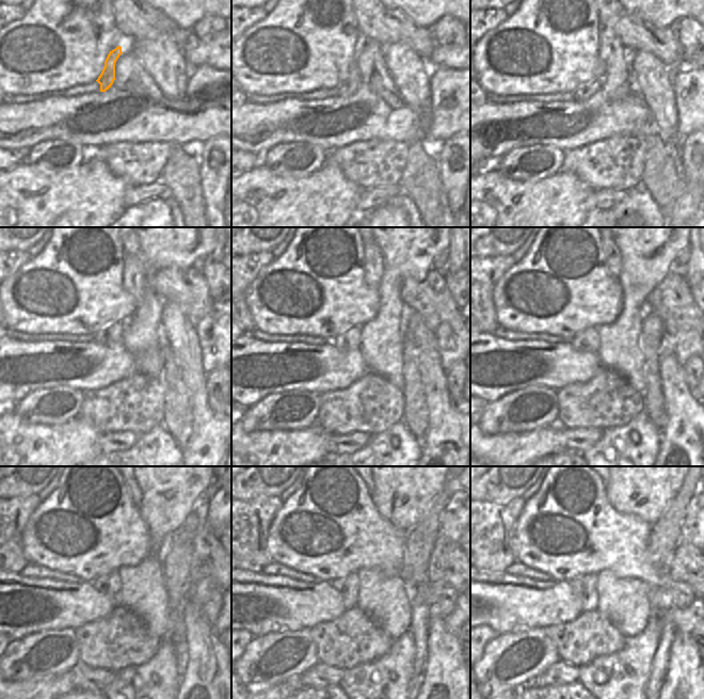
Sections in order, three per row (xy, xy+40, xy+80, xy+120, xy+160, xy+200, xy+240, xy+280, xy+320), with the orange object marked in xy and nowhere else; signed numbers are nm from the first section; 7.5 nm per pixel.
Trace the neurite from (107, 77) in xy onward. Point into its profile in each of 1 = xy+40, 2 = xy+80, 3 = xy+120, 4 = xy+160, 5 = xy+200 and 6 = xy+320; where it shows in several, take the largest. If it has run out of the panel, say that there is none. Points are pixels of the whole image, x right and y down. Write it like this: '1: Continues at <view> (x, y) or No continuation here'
1: Continues at xy+40 (347, 88)
2: Continues at xy+80 (585, 92)
3: Continues at xy+120 (111, 334)
4: Continues at xy+160 (350, 339)
5: Continues at xy+200 (588, 340)
6: Continues at xy+320 (585, 587).

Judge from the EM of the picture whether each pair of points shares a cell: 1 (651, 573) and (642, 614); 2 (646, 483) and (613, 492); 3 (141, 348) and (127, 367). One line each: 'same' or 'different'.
1: different
2: same
3: different

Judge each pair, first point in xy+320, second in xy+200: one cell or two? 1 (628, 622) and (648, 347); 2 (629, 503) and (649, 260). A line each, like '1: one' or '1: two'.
1: two
2: one

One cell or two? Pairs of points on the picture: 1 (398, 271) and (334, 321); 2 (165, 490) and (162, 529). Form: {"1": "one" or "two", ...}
{"1": "two", "2": "one"}

